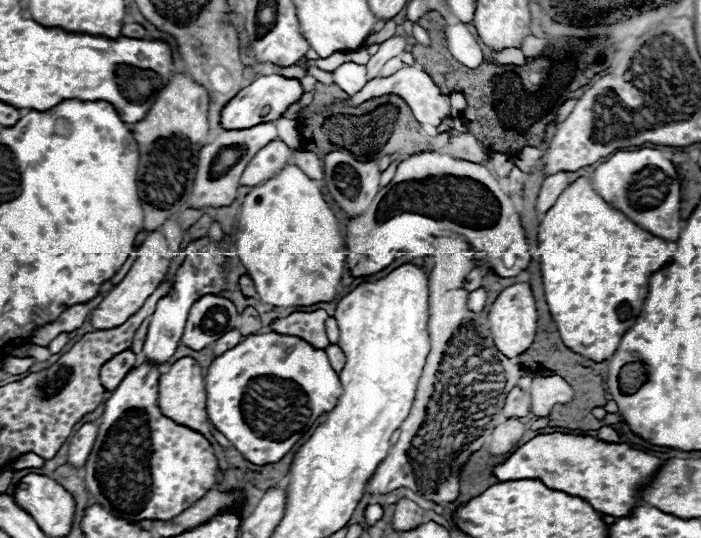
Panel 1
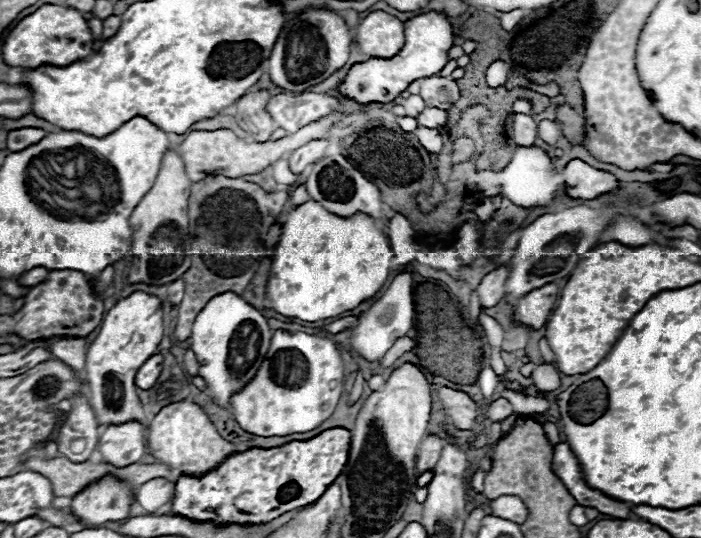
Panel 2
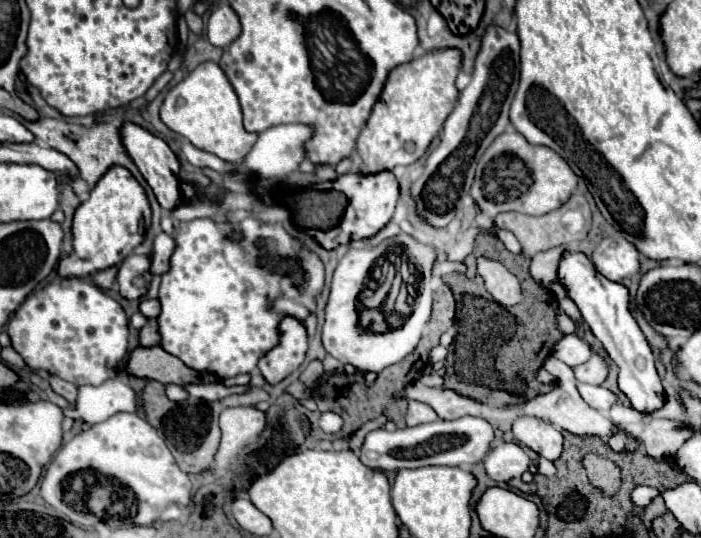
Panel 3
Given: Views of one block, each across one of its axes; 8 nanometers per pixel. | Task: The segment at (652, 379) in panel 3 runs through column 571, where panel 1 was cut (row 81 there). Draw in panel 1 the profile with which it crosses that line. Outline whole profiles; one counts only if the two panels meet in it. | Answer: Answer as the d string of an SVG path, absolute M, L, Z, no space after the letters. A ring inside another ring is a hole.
M270 74L270 76L260 76L256 78L252 84L248 84L246 88L242 88L220 112L220 126L224 130L232 128L232 130L240 130L240 128L250 128L256 124L264 124L268 120L278 120L282 118L282 114L286 112L286 108L296 102L302 96L302 86L298 80L294 78L284 78L278 74Z

